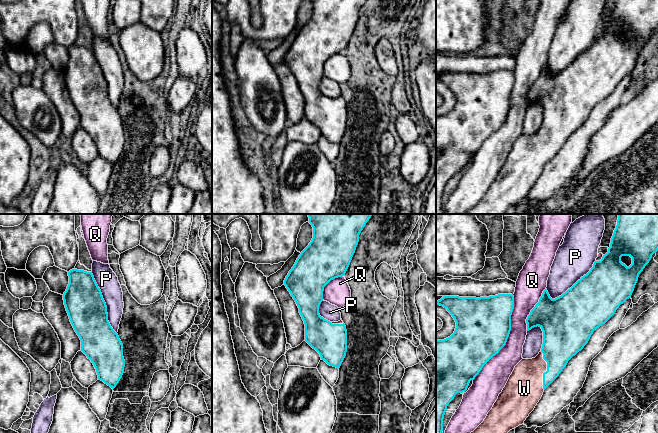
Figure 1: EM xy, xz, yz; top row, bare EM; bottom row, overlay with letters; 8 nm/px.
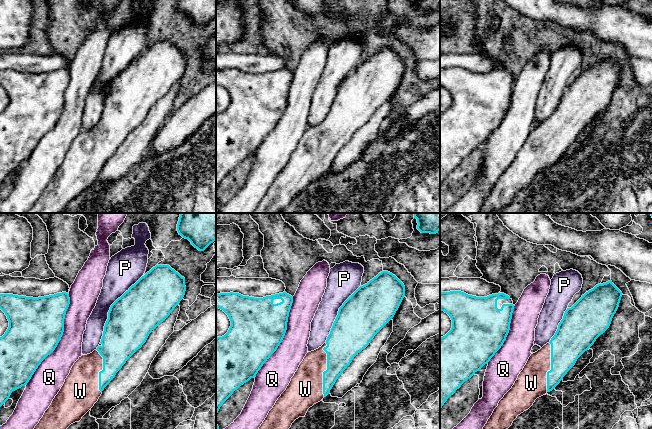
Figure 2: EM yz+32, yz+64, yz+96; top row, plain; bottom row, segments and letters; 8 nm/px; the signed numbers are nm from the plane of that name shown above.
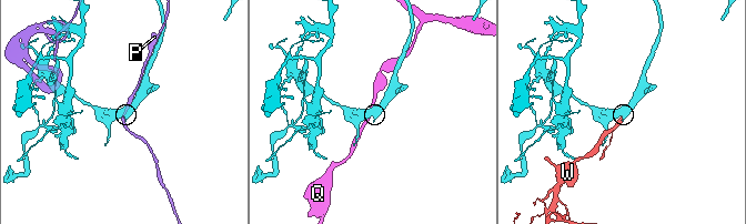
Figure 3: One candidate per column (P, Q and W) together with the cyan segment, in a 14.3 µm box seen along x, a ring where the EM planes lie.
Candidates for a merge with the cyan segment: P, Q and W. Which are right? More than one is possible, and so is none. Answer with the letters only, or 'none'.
W

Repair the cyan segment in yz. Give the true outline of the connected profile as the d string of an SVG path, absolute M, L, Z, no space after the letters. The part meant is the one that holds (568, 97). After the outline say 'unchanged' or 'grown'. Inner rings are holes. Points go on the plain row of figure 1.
M617 0L608 28L600 37L594 38L586 51L555 75L545 65L526 95L527 107L537 102L543 107L541 127L535 134L522 135L515 142L484 197L466 214L504 214L510 206L522 201L544 166L559 152L568 137L584 124L593 108L631 73L639 50L657 27L658 0ZM622 32L632 34L629 43L621 38Z; grown

